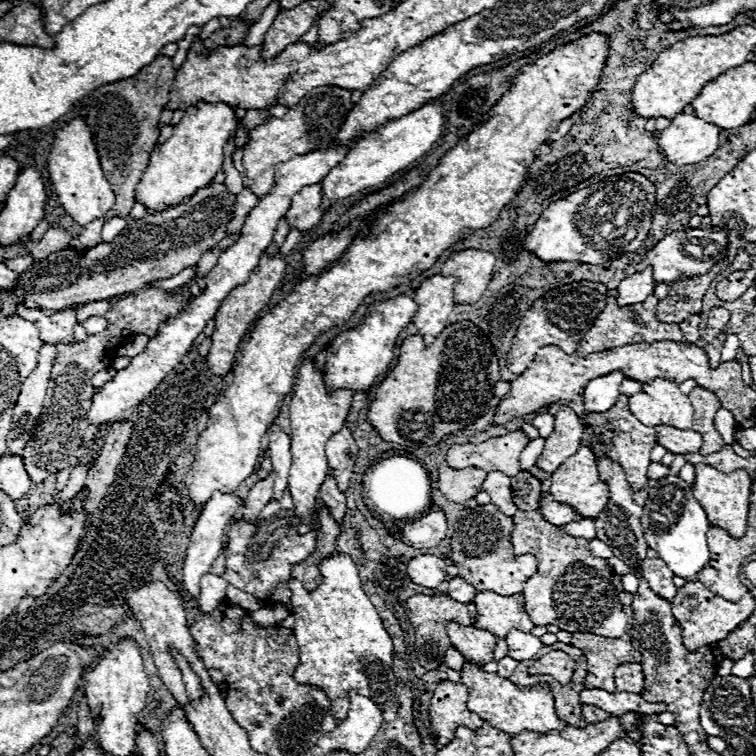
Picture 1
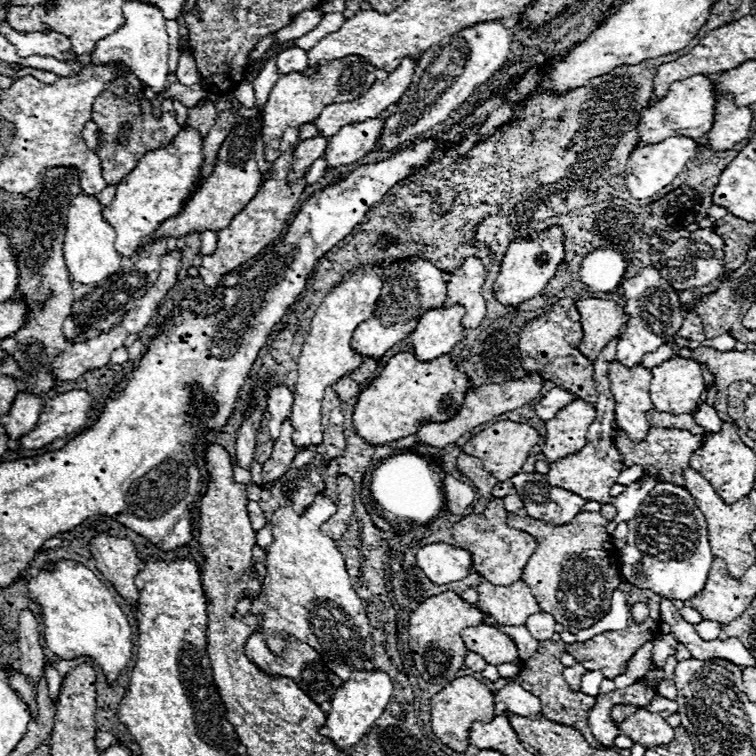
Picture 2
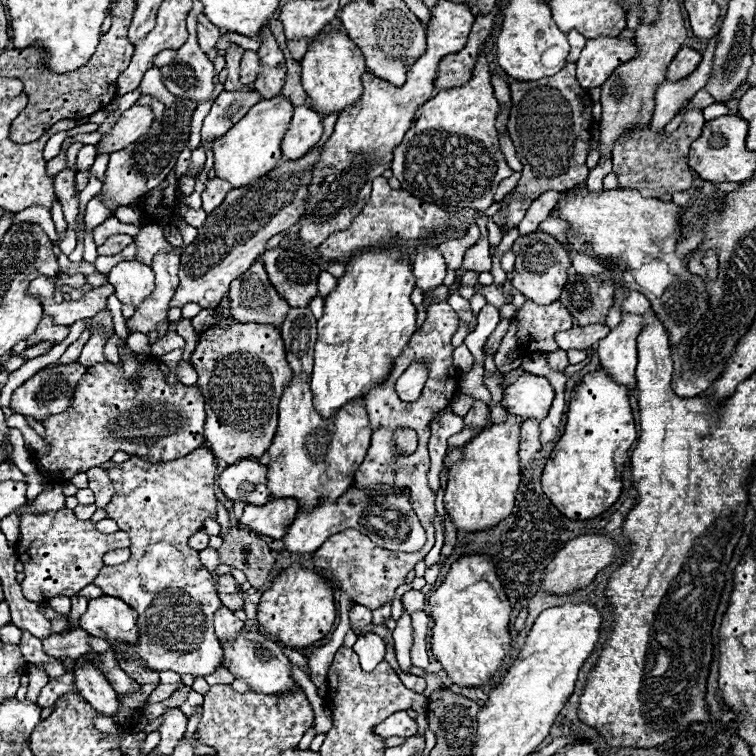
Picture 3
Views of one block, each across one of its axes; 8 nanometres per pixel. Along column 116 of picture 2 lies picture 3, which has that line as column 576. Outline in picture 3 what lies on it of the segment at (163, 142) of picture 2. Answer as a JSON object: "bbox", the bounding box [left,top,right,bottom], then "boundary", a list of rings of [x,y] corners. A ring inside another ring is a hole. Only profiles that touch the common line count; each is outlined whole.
{"bbox":[502,62,594,230],"boundary":[[[566,62],[566,66],[550,78],[532,82],[512,80],[510,88],[514,108],[510,110],[508,132],[514,140],[516,154],[524,164],[524,170],[518,186],[502,204],[502,214],[508,218],[508,230],[520,224],[530,204],[544,192],[564,192],[586,180],[586,156],[594,122],[590,94],[576,80],[576,64],[572,62]]]}

